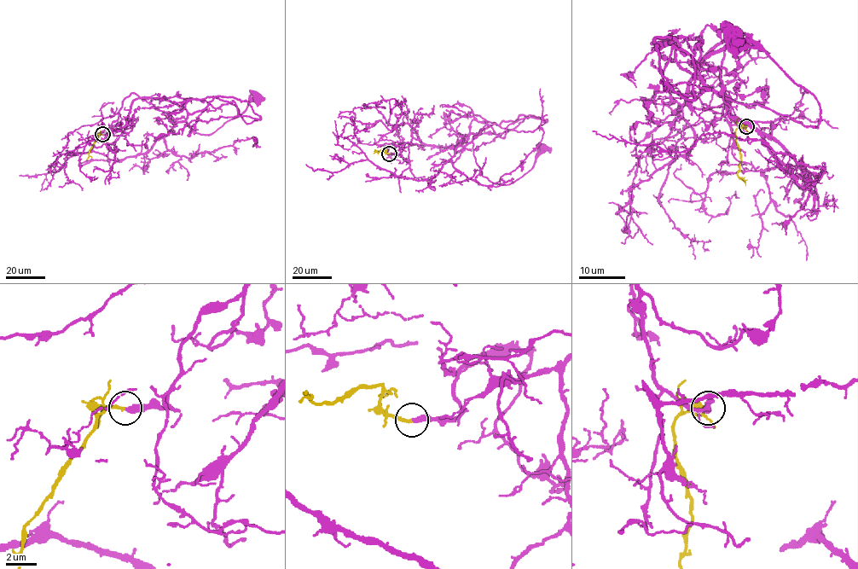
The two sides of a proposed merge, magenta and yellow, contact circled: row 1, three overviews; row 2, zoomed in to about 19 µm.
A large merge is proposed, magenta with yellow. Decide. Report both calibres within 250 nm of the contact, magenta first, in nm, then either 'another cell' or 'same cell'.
400/240 nm | same cell

